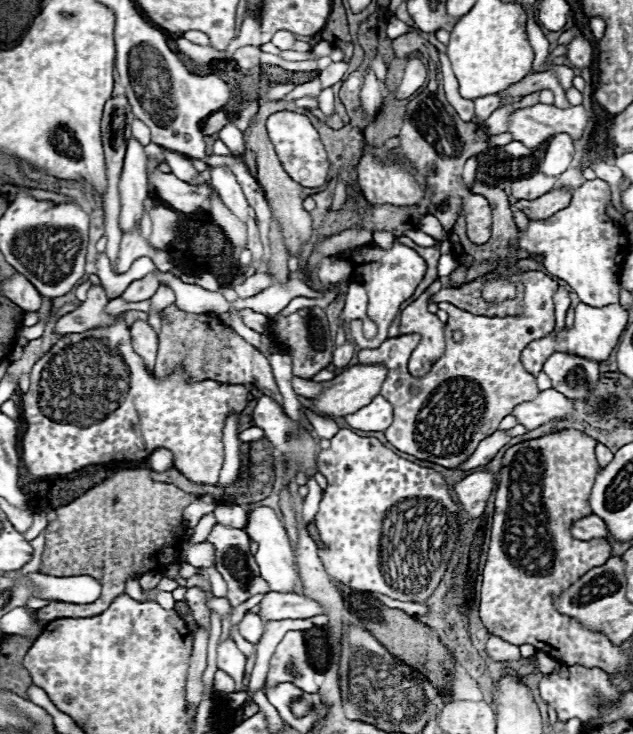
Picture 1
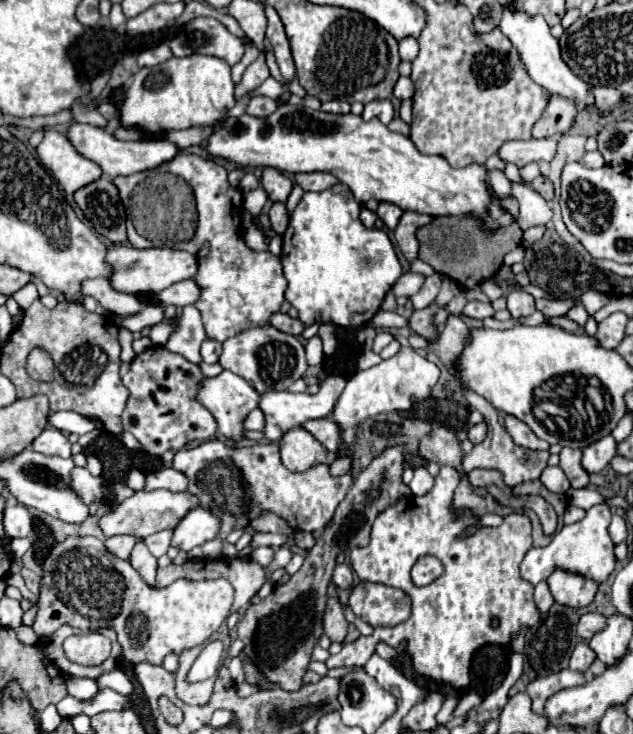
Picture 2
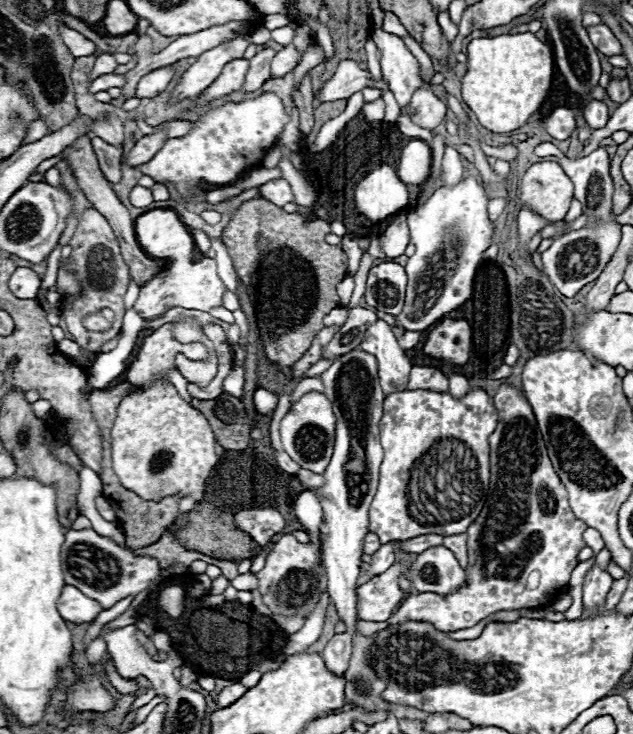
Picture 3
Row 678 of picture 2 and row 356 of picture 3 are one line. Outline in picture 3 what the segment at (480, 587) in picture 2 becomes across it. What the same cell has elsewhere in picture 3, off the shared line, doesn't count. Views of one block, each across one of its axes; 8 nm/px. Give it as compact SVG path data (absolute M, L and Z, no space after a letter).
M444 318L438 322L424 344L424 354L462 366L471 356L472 329L465 320Z

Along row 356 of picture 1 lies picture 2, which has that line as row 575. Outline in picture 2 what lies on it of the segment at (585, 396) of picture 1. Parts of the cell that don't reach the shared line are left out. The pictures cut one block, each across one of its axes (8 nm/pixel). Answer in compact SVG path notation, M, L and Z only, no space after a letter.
M556 568L546 582L556 602L564 606L574 606L574 608L588 606L594 600L598 590L598 584L592 578L586 578L568 570L560 570L560 568Z

